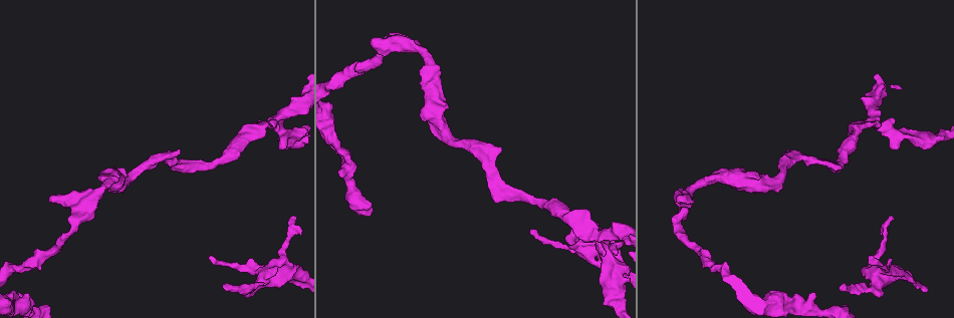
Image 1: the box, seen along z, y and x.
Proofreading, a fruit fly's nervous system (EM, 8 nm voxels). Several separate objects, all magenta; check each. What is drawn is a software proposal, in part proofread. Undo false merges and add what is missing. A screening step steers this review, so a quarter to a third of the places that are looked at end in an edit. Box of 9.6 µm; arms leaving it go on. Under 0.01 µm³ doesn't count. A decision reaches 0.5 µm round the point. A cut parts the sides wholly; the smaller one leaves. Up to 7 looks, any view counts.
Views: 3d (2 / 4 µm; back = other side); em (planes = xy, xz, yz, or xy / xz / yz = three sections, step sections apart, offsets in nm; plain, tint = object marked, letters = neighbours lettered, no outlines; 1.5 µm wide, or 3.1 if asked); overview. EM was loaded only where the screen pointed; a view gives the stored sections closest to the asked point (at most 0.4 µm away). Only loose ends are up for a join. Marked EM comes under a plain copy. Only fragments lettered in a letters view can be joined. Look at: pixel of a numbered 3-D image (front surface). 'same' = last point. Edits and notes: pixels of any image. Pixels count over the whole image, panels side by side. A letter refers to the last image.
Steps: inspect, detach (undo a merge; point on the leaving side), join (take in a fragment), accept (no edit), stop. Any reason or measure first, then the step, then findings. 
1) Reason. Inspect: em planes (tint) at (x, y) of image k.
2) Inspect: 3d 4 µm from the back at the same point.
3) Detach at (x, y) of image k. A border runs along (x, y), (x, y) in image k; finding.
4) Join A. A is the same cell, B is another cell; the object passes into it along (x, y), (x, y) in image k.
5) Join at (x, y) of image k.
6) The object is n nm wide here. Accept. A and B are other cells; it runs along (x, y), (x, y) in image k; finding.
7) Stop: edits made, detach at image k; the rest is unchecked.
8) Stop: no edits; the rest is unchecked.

Stops while still wide. Inspect: 3d 2 µm at (863, 285) of image 1.

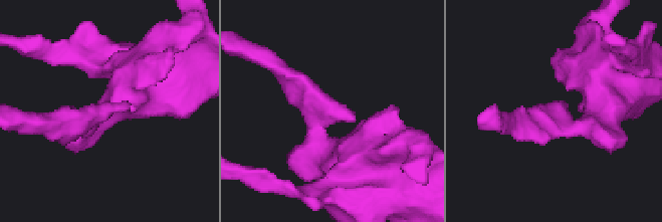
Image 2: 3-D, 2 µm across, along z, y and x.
The arms are 160, 440 nm wide. Inspect: em xy step 8 (letters) at (121, 106) of image 2.

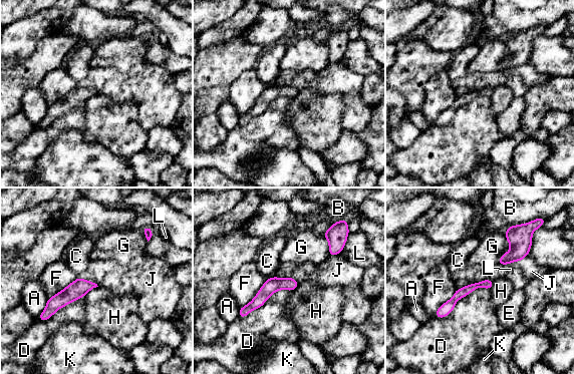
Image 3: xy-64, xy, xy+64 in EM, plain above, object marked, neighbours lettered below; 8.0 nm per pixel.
Cut it another way. Inspect: em planes (letters) at the same point.

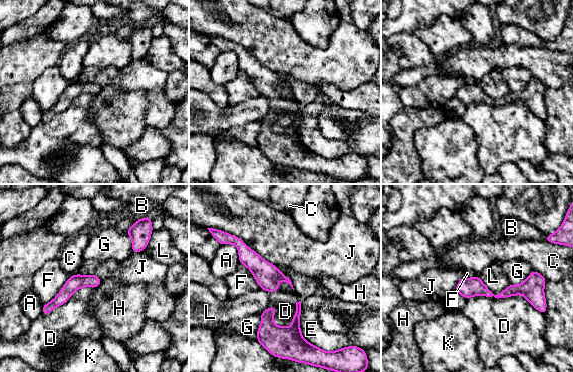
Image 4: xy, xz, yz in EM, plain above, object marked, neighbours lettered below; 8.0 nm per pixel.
Accept. A, B, C, D, E, F, G, H, J, K and L are other cells; none of them fits.

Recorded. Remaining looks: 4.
Inspect: 3d 2 µm at (614, 252) of image 1.

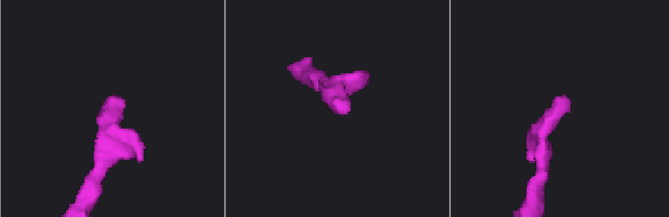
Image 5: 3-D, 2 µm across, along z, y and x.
Inspect: em planes (letters) at (110, 98) of image 5.

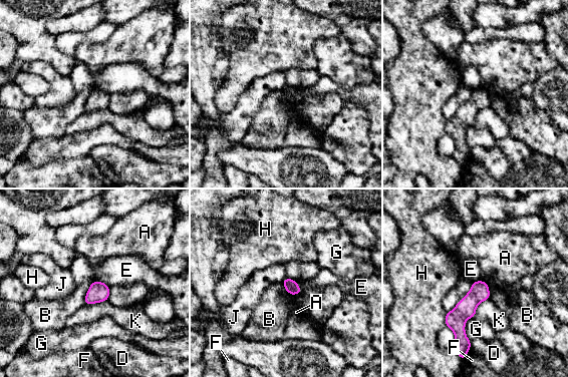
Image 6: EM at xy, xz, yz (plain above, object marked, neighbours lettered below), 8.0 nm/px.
The longest contact is with B, 220 nm. Accept. A, B, D, E, F, G, H, J and K are other cells; it runs along (481, 283), (460, 314), (468, 344) in image 6; none of them fits.

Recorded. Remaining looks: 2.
Three-way junction. Inspect: em xy step 8 (tint) at (273, 122) of image 1.

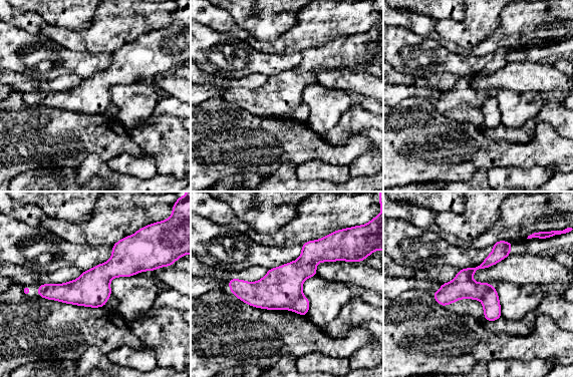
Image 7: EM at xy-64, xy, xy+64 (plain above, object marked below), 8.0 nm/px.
Inspect: em planes (letters) at the same point.

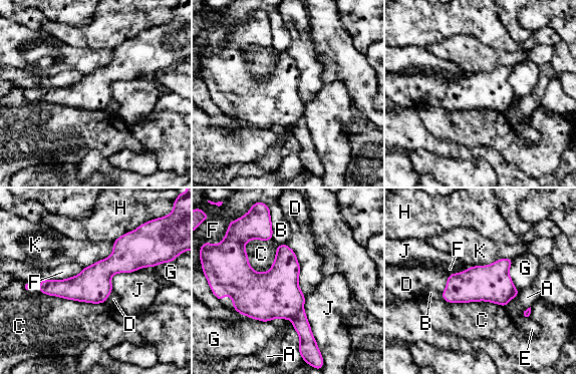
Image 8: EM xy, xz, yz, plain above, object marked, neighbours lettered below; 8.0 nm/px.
Detach at (300, 323) of image 8. A, B, C, D, E, F, G, H, J and K are other cells; a border runs along (302, 308), (290, 318) in image 8; two neurons meet here.

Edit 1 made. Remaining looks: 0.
Stop: edits made, detach at image 8; the rest is unchecked.

